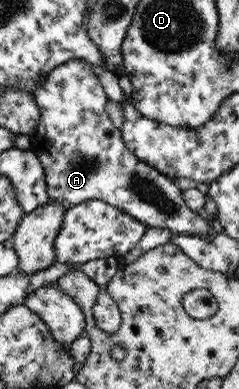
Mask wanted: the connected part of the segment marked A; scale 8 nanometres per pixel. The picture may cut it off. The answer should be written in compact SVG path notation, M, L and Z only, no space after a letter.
M76 59L75 61L68 61L63 65L60 65L58 68L52 70L52 72L49 73L49 76L47 76L47 78L41 82L39 88L35 90L33 97L35 98L42 115L39 126L37 126L37 130L29 135L29 150L34 152L34 154L36 154L38 158L42 160L44 170L46 171L47 191L50 198L52 198L52 200L56 200L56 202L60 202L60 204L64 206L65 211L73 208L74 206L80 205L81 203L98 200L110 203L111 206L120 208L120 211L127 212L127 214L131 215L132 218L143 222L147 228L168 229L174 234L174 236L196 235L197 237L211 237L214 233L218 233L218 230L221 231L218 225L215 227L211 226L210 222L206 221L205 218L200 216L198 209L184 200L185 198L183 197L183 191L176 186L172 179L168 178L166 175L160 174L155 167L152 167L150 164L140 160L139 156L136 156L134 152L127 147L127 144L124 143L123 140L122 130L111 121L111 117L106 111L107 102L110 100L110 97L106 93L106 90L104 90L104 86L101 85L100 78L98 78L95 72L91 69L89 62Z

